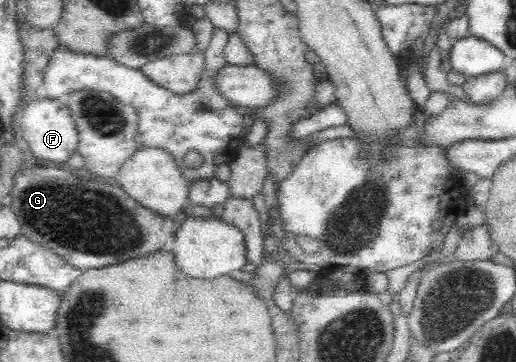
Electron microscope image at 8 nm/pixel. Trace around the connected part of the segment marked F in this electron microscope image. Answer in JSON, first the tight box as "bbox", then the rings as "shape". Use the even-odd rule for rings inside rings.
{"bbox":[17,99,79,164],"shape":[[[35,99],[26,103],[20,111],[17,122],[21,138],[28,143],[34,160],[66,164],[72,154],[79,152],[79,132],[76,129],[71,110],[68,104],[65,105],[58,99]]]}

